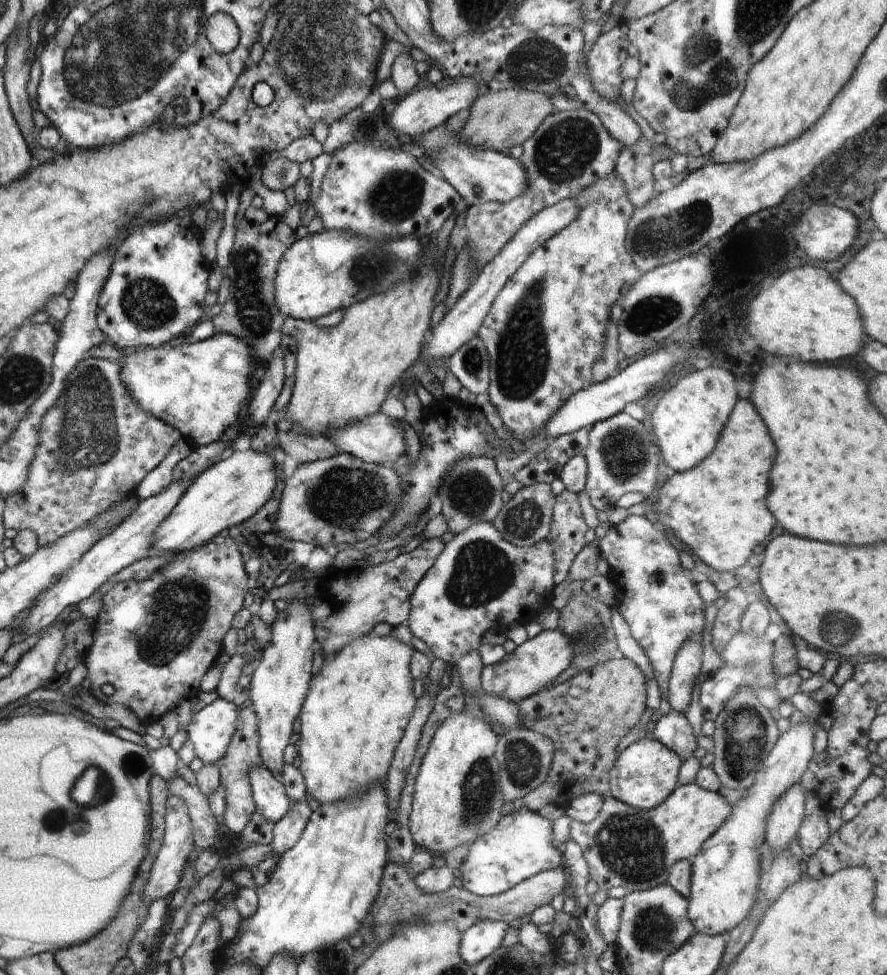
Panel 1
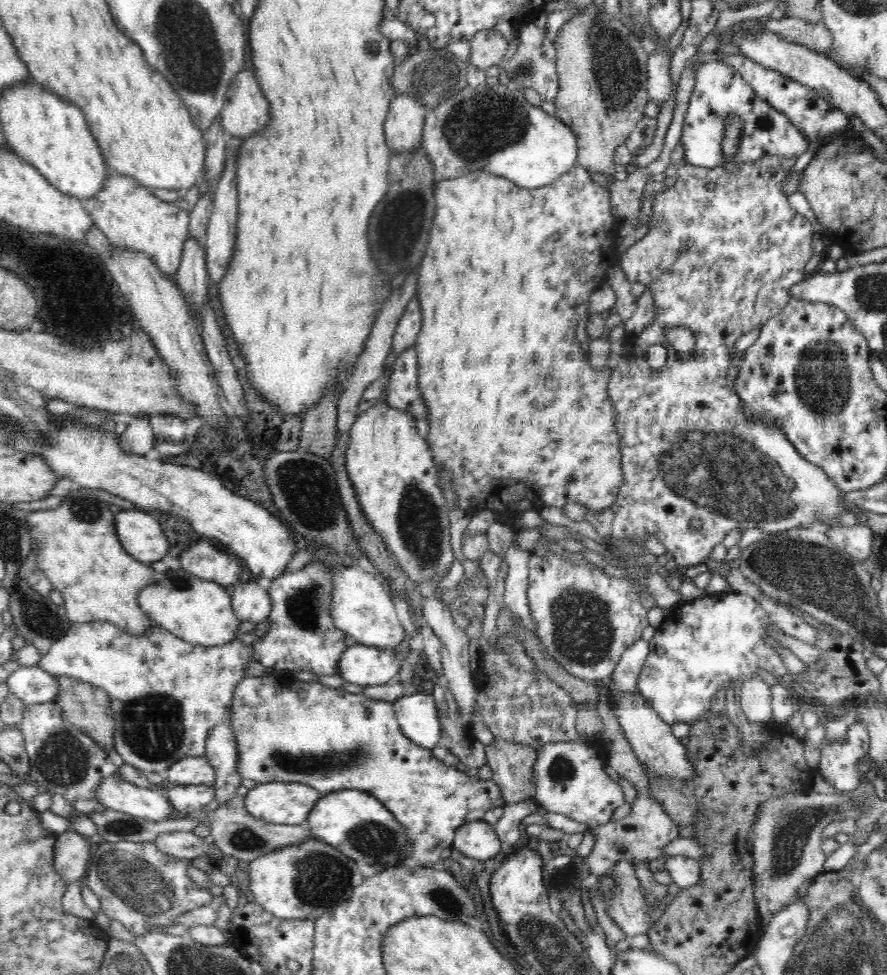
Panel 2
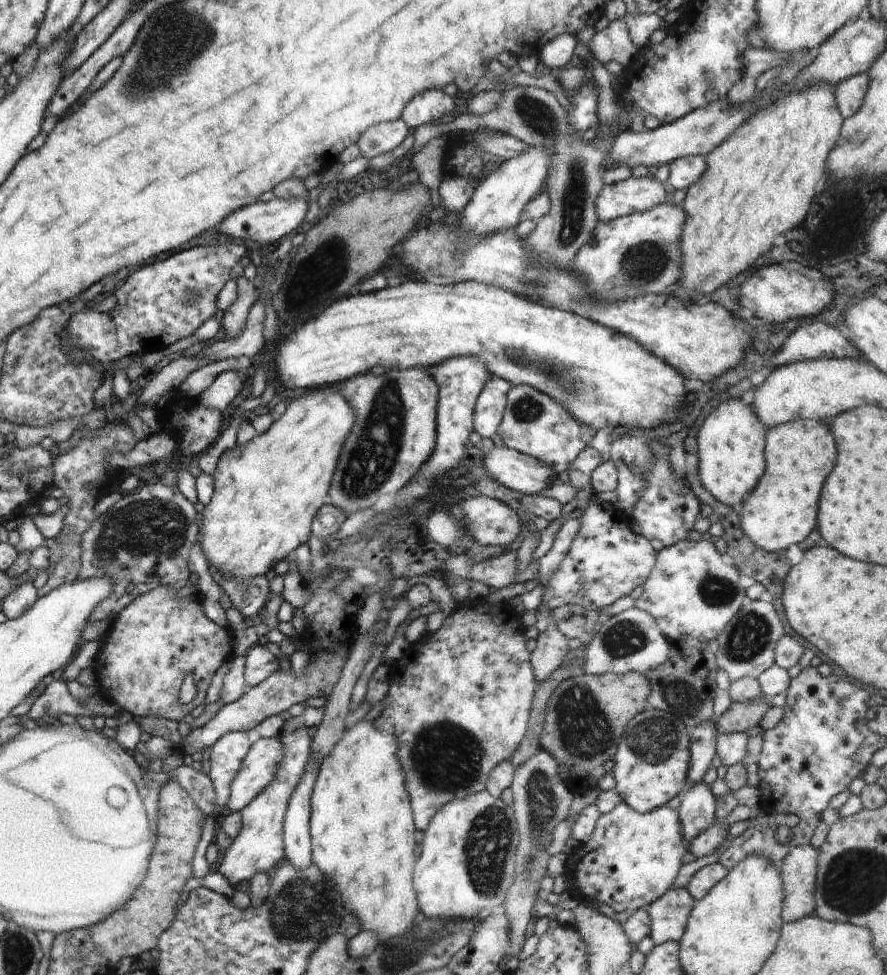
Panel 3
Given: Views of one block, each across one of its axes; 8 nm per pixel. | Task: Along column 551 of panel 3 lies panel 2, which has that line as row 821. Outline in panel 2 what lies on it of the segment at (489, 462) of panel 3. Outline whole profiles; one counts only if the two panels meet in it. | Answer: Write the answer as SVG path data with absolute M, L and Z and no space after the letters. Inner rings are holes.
M478 819L457 828L452 848L478 862L494 858L501 850L501 840L494 825Z

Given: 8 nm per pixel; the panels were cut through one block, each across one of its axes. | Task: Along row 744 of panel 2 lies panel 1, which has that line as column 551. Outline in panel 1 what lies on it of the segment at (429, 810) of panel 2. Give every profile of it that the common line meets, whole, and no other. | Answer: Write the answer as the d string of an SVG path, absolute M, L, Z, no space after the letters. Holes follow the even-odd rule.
M615 172L598 178L591 185L588 185L577 200L579 206L576 218L571 220L568 226L565 226L560 232L557 232L552 238L549 238L542 246L539 246L524 261L524 264L509 278L509 282L501 290L500 294L494 299L491 309L488 311L487 317L484 318L482 326L477 332L477 336L484 343L489 354L489 397L490 402L496 407L504 430L508 430L510 434L518 441L525 445L532 445L535 436L542 437L547 422L556 414L556 411L571 397L572 394L582 389L587 389L594 384L592 368L595 362L603 356L605 347L607 346L607 330L611 324L610 310L612 304L619 303L619 298L624 294L628 294L631 286L642 276L642 273L632 260L631 255L626 250L625 238L627 235L627 226L633 210L633 204L627 195L627 190L622 177Z

